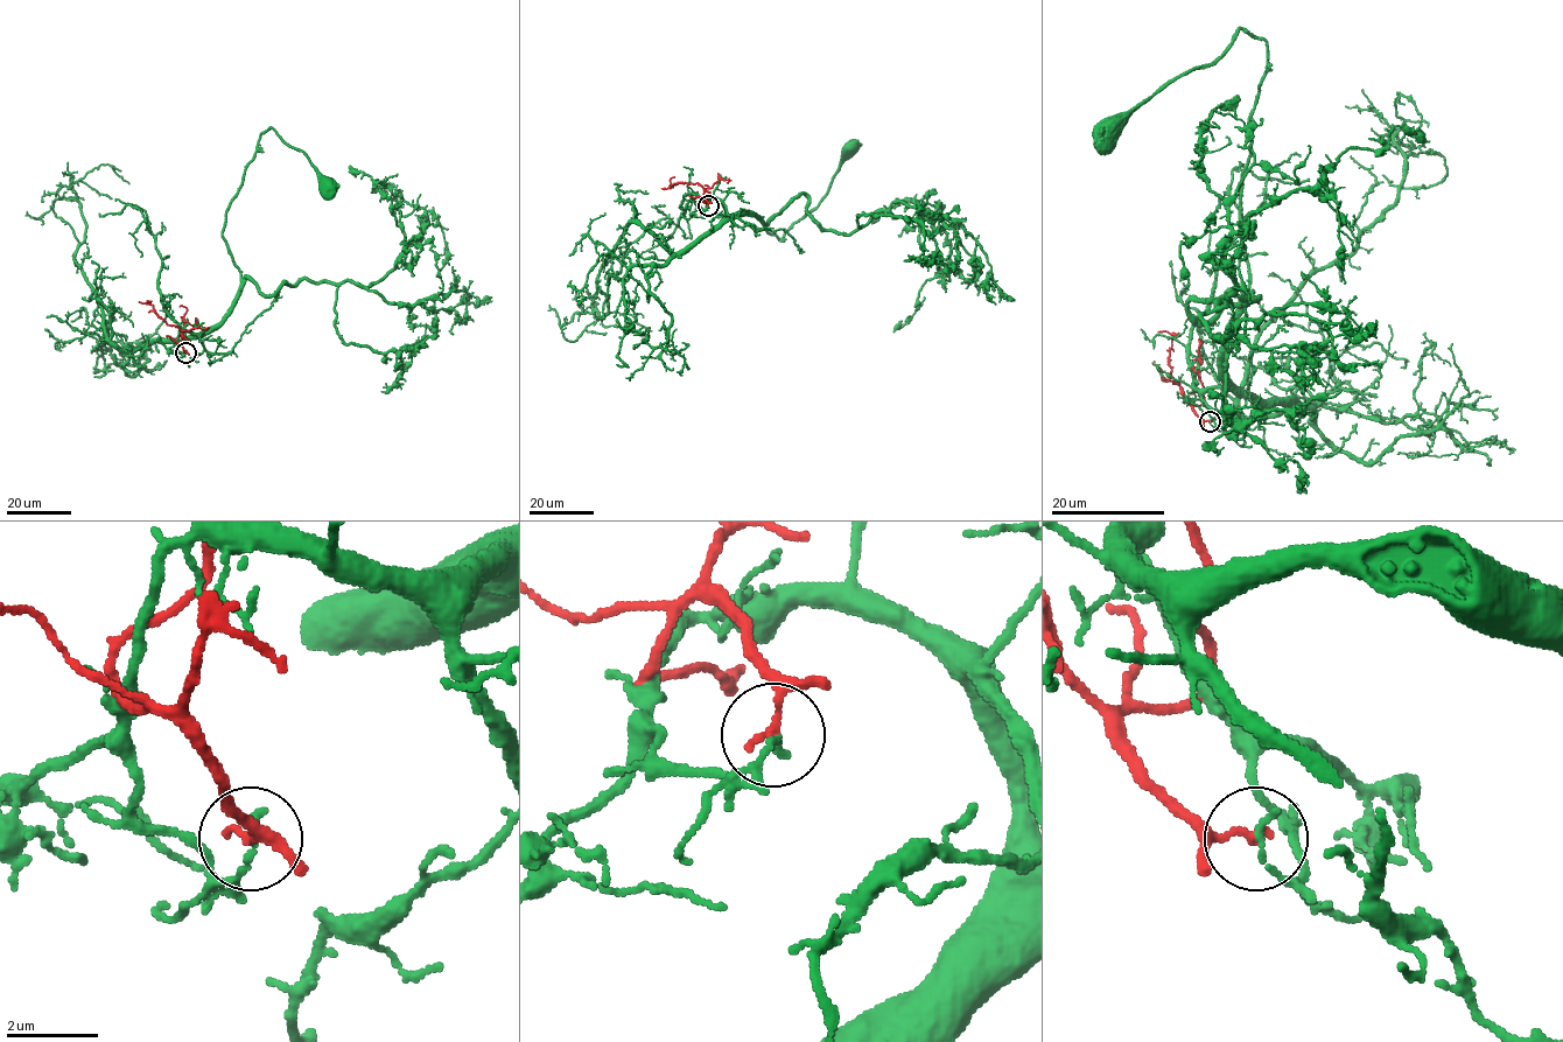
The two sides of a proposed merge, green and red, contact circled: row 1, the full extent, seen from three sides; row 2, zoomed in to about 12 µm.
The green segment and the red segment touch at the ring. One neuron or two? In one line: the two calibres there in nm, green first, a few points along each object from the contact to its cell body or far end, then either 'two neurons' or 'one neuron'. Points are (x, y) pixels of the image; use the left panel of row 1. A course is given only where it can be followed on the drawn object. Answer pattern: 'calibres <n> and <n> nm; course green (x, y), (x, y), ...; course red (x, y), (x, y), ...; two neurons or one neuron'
calibres 170 and 180 nm; course green (184, 352), (180, 331), (217, 324), (238, 292), (222, 229), (259, 134), (272, 128), (300, 149), (327, 186); course red (184, 352), (182, 331), (161, 319), (153, 306), (139, 301); two neurons

